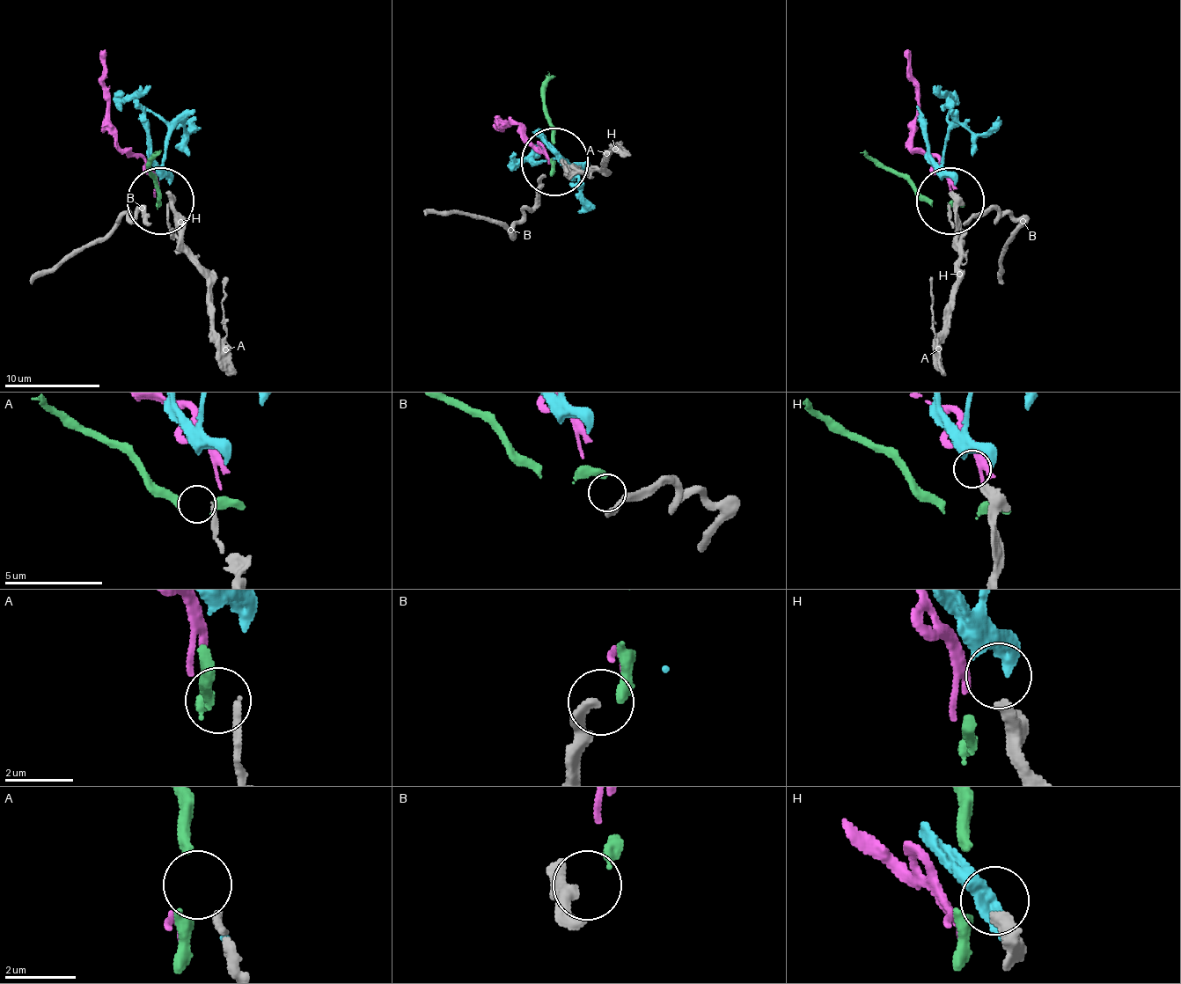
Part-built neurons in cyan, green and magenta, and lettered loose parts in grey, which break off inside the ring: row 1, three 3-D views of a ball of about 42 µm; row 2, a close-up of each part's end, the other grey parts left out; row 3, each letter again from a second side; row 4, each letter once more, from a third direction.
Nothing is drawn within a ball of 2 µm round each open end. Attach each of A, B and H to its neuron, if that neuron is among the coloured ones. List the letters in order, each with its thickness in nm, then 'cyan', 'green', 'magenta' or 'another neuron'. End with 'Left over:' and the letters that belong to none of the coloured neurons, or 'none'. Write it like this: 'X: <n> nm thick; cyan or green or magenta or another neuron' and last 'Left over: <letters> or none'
A: 200 nm thick; another neuron
B: 360 nm thick; green
H: 400 nm thick; cyan
Left over: A

